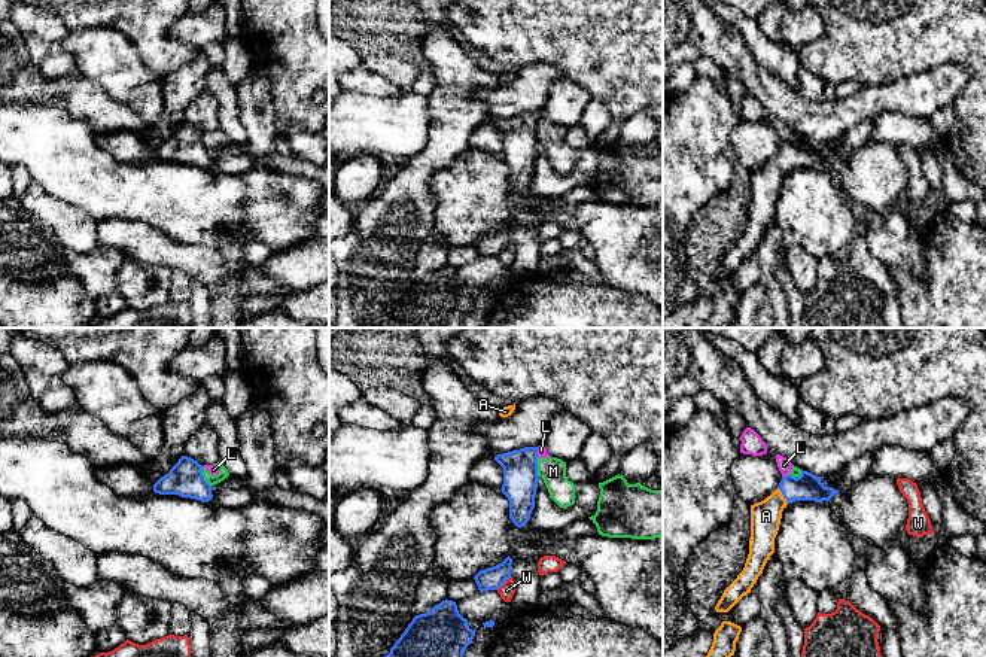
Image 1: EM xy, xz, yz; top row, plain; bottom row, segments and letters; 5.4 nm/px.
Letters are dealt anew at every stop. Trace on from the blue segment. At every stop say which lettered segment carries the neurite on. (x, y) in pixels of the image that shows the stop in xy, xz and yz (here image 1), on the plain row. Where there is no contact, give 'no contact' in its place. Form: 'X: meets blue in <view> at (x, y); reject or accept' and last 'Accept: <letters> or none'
A: meets blue in yz at (782, 160); accept
L: meets blue in yz at (785, 142); reject
M: meets blue in xy at (203, 143); reject
W: meets blue in xz at (504, 248); reject
Accept: A

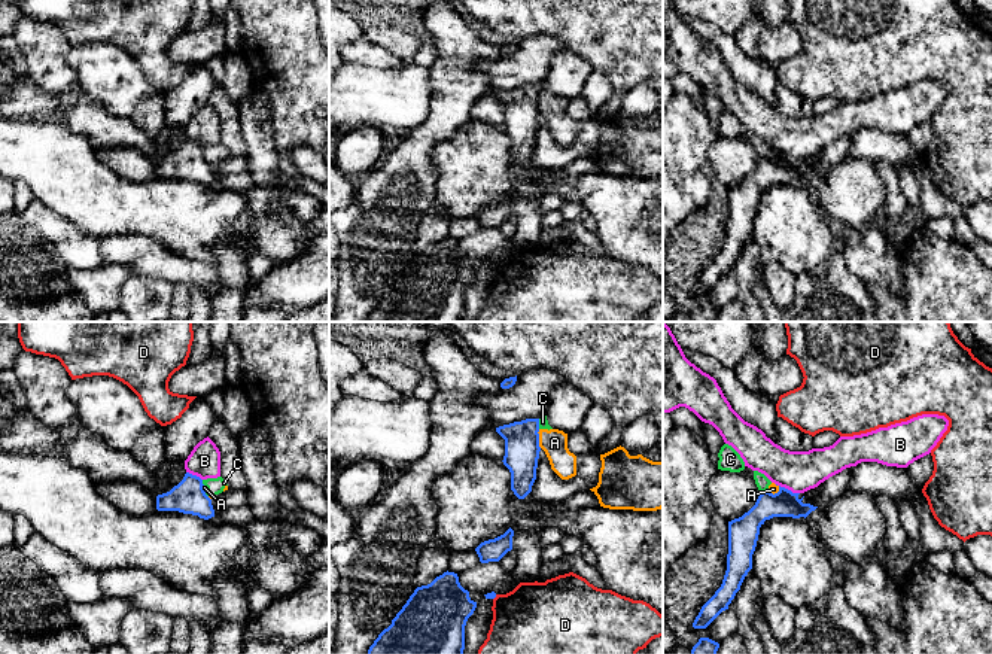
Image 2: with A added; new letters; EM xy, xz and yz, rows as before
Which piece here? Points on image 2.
A: meets blue in xz at (538, 105); reject
B: meets blue in yz at (787, 155); reject
C: meets blue in xy at (201, 149); reject
D: meets blue in xz at (495, 262); reject
Accept: none

